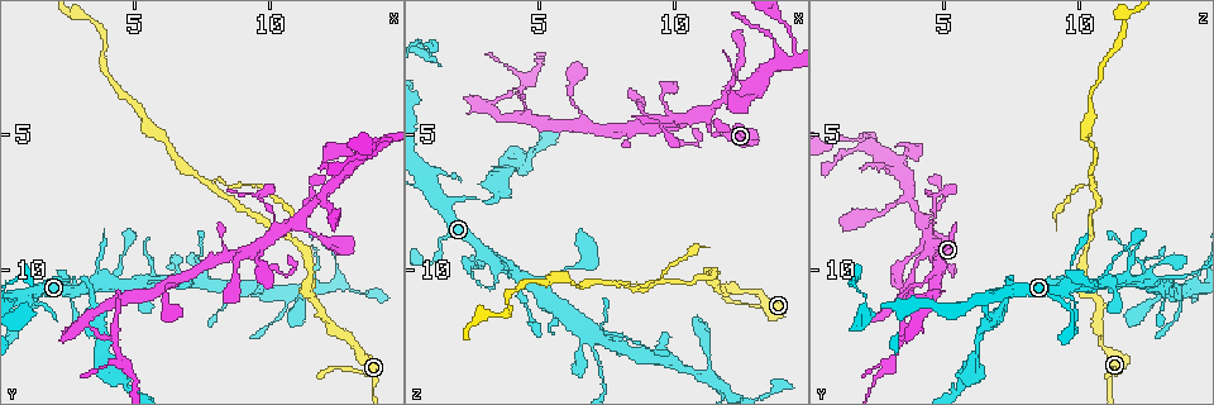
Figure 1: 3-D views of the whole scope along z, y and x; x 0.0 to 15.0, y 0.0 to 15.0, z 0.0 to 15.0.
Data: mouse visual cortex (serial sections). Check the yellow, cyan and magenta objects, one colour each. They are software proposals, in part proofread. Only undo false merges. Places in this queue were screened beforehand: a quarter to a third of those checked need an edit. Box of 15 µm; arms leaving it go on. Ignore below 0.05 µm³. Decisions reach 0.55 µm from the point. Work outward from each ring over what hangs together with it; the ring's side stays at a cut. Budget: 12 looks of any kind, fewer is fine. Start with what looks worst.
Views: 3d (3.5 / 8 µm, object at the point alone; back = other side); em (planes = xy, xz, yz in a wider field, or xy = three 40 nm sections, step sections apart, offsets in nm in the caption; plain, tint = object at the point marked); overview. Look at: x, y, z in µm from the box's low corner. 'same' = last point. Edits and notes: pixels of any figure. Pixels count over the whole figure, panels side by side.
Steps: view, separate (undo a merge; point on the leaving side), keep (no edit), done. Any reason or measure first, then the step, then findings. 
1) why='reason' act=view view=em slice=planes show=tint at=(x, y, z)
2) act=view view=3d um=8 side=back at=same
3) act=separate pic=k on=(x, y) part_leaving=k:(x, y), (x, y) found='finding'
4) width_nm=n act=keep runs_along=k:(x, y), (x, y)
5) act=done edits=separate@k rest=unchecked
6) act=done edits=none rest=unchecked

why='narrows sharply' act=view view=3d um=8 at=(7.8, 6.9, 10.6)

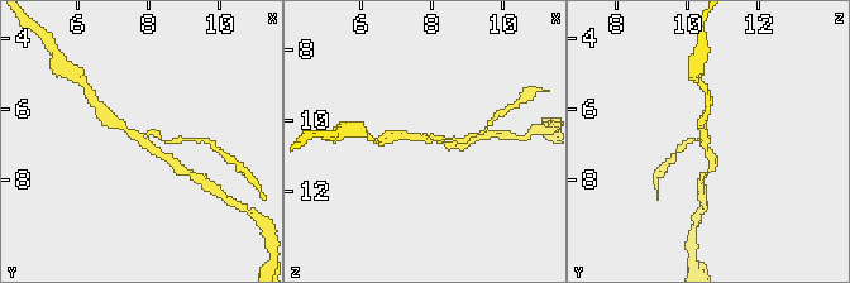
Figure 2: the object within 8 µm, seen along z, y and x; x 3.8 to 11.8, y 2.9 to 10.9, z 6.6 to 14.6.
act=view view=3d um=3.5 at=(7.7, 6.9, 10.5)

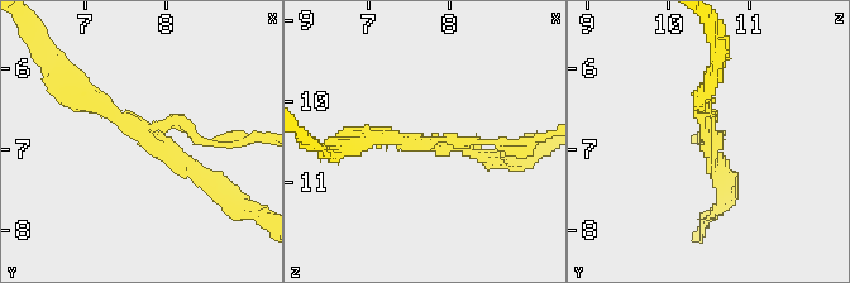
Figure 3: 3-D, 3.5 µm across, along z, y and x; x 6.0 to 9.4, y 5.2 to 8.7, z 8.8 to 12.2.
why='shape alone is not enough' act=view view=em slice=xy step=2 show=tint at=(7.75, 6.85, 10.50)

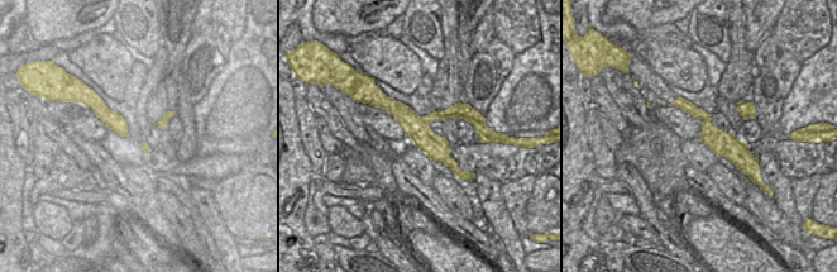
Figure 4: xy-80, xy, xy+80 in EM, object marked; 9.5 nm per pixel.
arms=3 act=separate pic=3 on=(200, 140) border=4:(435, 111), (440, 120) found='a second cell is stuck on'

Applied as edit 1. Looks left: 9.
why='redraw' act=view view=overview

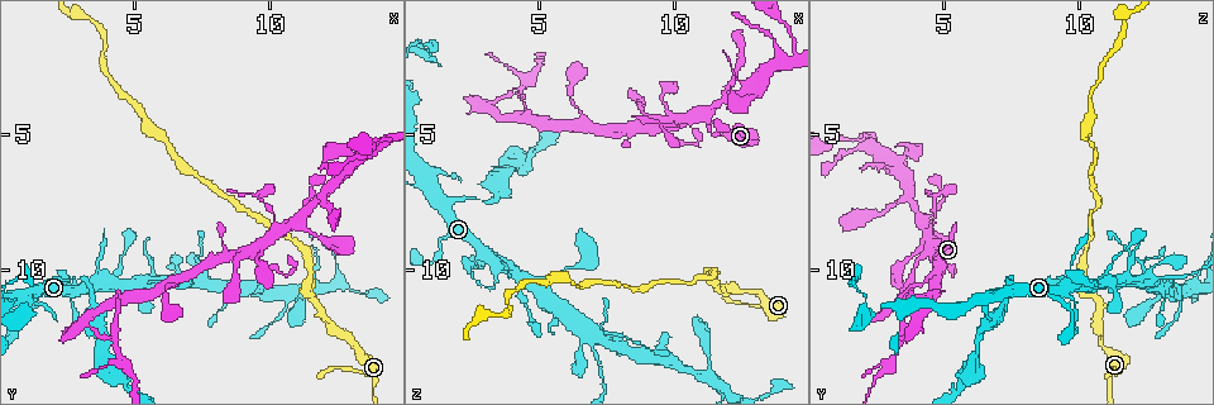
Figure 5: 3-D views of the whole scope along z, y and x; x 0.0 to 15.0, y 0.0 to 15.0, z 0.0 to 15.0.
why='a narrow waist' act=view view=3d um=3.5 at=(2.8, 10.4, 7.3)

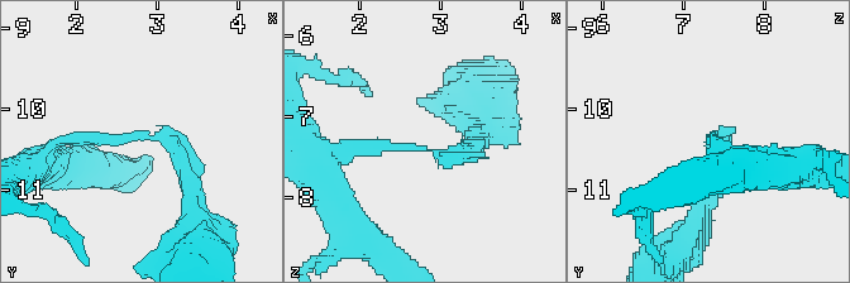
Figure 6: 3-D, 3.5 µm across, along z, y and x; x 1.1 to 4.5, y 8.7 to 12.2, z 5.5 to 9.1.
why='need the tissue' act=view view=em slice=xy step=3 show=tint at=(2.85, 10.35, 7.45)

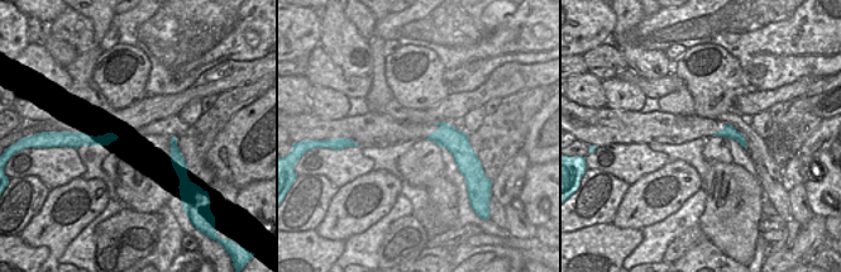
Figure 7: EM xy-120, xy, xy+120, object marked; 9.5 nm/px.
arm_widths_nm=150,200 act=separate pic=6 on=(182, 162) found='a second cell is stuck on'

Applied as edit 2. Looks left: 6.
why='calibre changes' act=view view=3d um=3.5 at=(11.1, 8.4, 4.5)

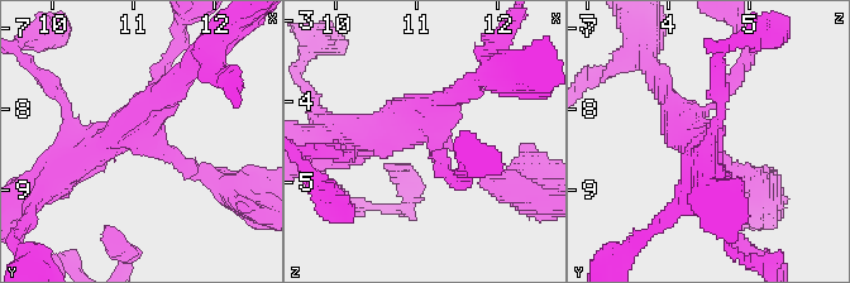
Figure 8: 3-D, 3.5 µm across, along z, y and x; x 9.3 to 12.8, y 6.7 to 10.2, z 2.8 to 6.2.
arms=4 arm_widths_nm=150,150,250,400 act=view view=em slice=xy step=5 show=tint at=(11.15, 8.35, 4.40)

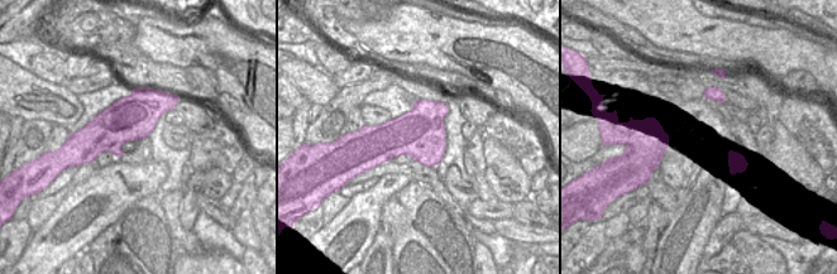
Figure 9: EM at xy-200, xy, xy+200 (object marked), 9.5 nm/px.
act=keep runs_along=8:(487, 180), (433, 132), (352, 134) found='continuous, no second cell'

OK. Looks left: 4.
act=view view=3d um=3.5 at=(9.6, 7.2, 4.8)

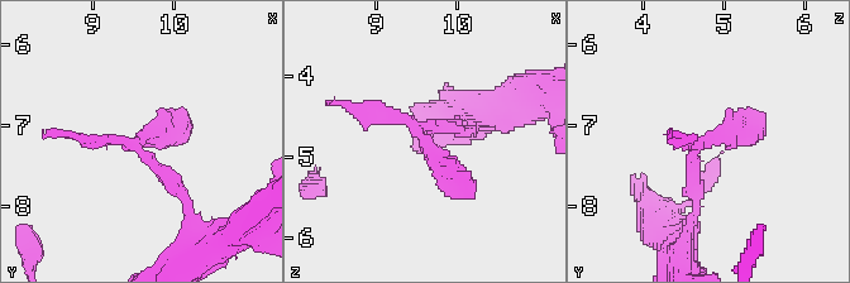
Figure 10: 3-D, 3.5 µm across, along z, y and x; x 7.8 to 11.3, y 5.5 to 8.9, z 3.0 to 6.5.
act=view view=em slice=xy step=1 show=tint at=(9.65, 7.15, 4.85)

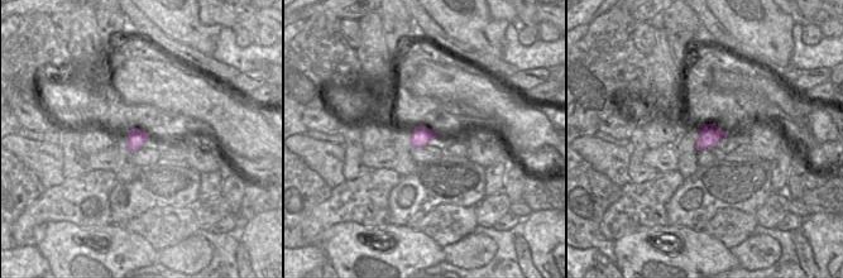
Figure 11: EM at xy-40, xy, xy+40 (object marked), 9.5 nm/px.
act=keep runs_along=10:(697, 193), (693, 150), (764, 116) found='all the same cell'

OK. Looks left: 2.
why='arms part here' act=view view=3d um=8 at=(3.1, 12.0, 4.0)

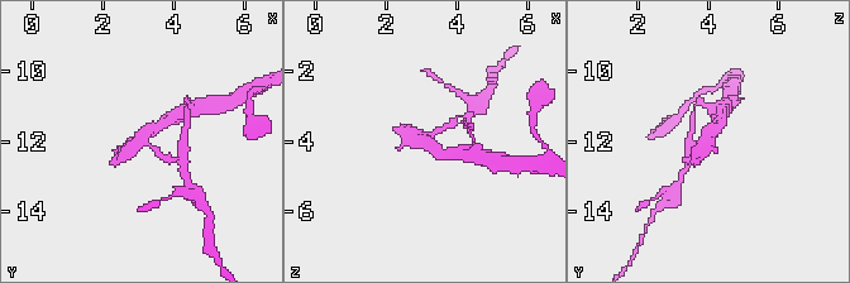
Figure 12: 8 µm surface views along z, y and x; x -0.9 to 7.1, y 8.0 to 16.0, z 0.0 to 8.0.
why='now the EM' act=view view=em slice=xy step=1 show=tint at=(3.2, 12.0, 3.9)

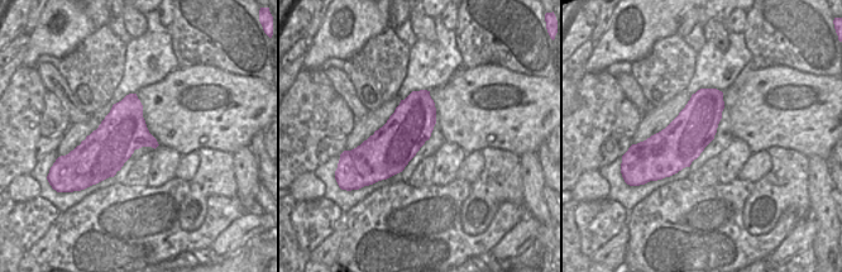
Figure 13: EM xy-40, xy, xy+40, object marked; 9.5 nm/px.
act=separate pic=12 on=(167, 158) part_leaving=12:(151, 145), (178, 159), (187, 174) found='a second cell is stuck on'

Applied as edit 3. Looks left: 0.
act=done edits=separate@3,separate@6,separate@12 rest=unchecked

